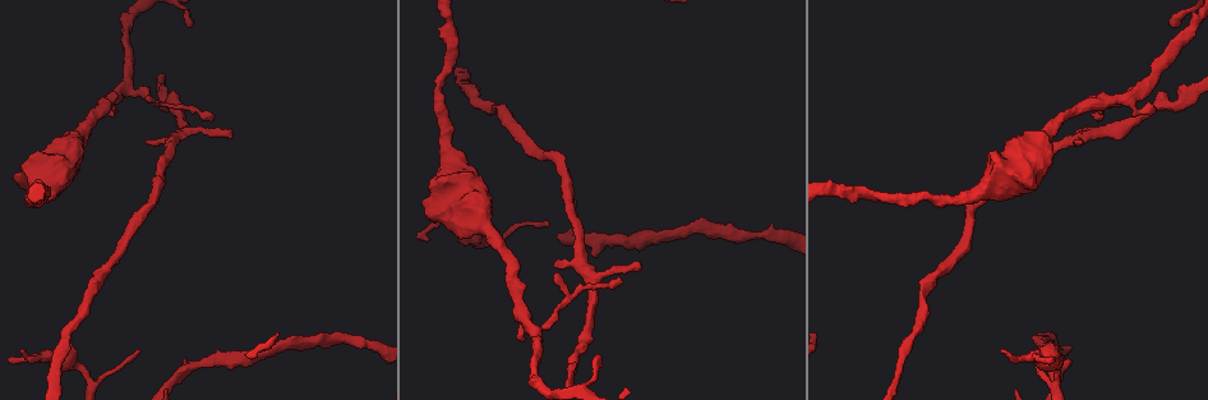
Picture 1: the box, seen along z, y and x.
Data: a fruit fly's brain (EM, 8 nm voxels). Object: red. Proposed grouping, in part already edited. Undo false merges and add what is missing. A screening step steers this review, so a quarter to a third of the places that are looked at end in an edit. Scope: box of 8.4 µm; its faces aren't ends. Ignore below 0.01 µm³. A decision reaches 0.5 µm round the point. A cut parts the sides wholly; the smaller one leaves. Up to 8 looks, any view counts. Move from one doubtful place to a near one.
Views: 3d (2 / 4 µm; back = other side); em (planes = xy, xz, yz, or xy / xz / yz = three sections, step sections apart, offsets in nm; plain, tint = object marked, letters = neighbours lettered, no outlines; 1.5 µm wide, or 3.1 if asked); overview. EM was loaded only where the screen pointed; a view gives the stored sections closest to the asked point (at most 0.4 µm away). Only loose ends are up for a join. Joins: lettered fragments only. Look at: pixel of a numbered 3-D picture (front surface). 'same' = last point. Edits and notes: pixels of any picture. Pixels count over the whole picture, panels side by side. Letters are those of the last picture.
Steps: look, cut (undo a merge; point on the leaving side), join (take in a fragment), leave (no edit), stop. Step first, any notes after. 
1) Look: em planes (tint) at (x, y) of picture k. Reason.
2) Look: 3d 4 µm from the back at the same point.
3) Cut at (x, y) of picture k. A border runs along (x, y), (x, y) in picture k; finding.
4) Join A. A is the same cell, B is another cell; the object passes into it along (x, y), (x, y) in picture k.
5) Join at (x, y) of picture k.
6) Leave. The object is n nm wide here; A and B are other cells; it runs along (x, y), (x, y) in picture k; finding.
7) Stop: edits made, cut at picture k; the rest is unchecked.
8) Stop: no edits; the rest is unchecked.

Look: em yz step 8 (tint) at (87, 381) of picture 1. Calibre changes.

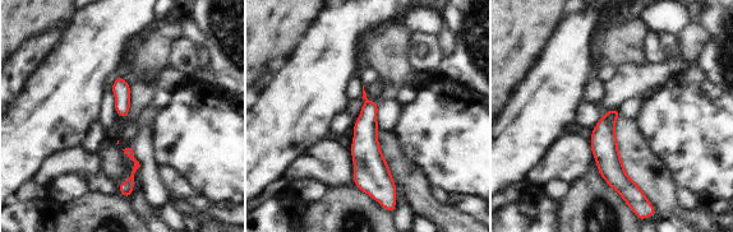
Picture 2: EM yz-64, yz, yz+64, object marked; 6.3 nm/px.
Look: em planes (letters) at the same point. Another direction.

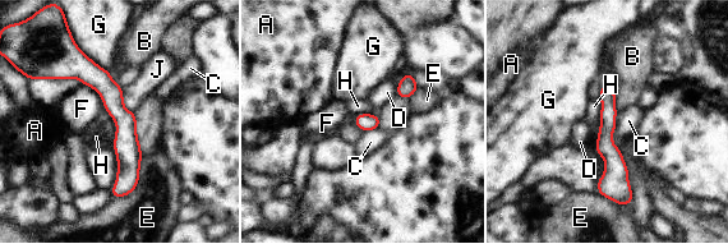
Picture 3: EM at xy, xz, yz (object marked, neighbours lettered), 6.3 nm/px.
Leave. A, B, C, D, E, F, G, H and J are other cells; it runs along (78, 56), (125, 120), (125, 192) in picture 3; one neuron here.

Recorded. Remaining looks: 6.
Look: em planes (letters) at (231, 135) of picture 1. An open end.

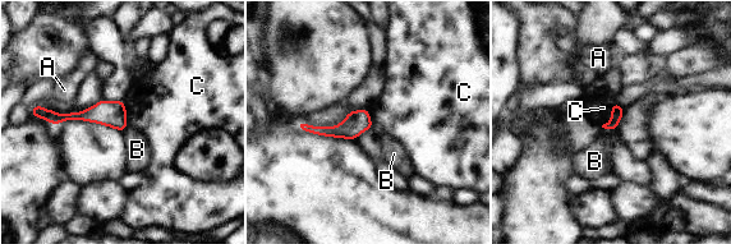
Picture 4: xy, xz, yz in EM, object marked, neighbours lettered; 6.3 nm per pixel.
Leave. The longest contact is with C, 180 nm; A, B and C are other cells; a border runs along (616, 101), (611, 118), (602, 125) in picture 4; none of them fits.

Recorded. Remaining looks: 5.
Look: em planes (letters) at (185, 24) of picture 1. Free end.

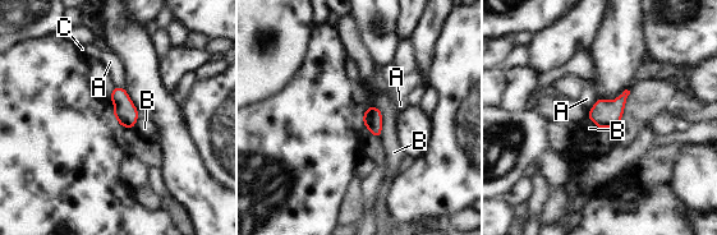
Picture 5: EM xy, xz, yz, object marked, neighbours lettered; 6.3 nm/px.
Leave. A, B and C are other cells; a border runs along (371, 105), (381, 111), (381, 137) in picture 5; no lettered fragment goes on from it.

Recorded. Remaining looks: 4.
Stop: no edits; the rest is unchecked.

